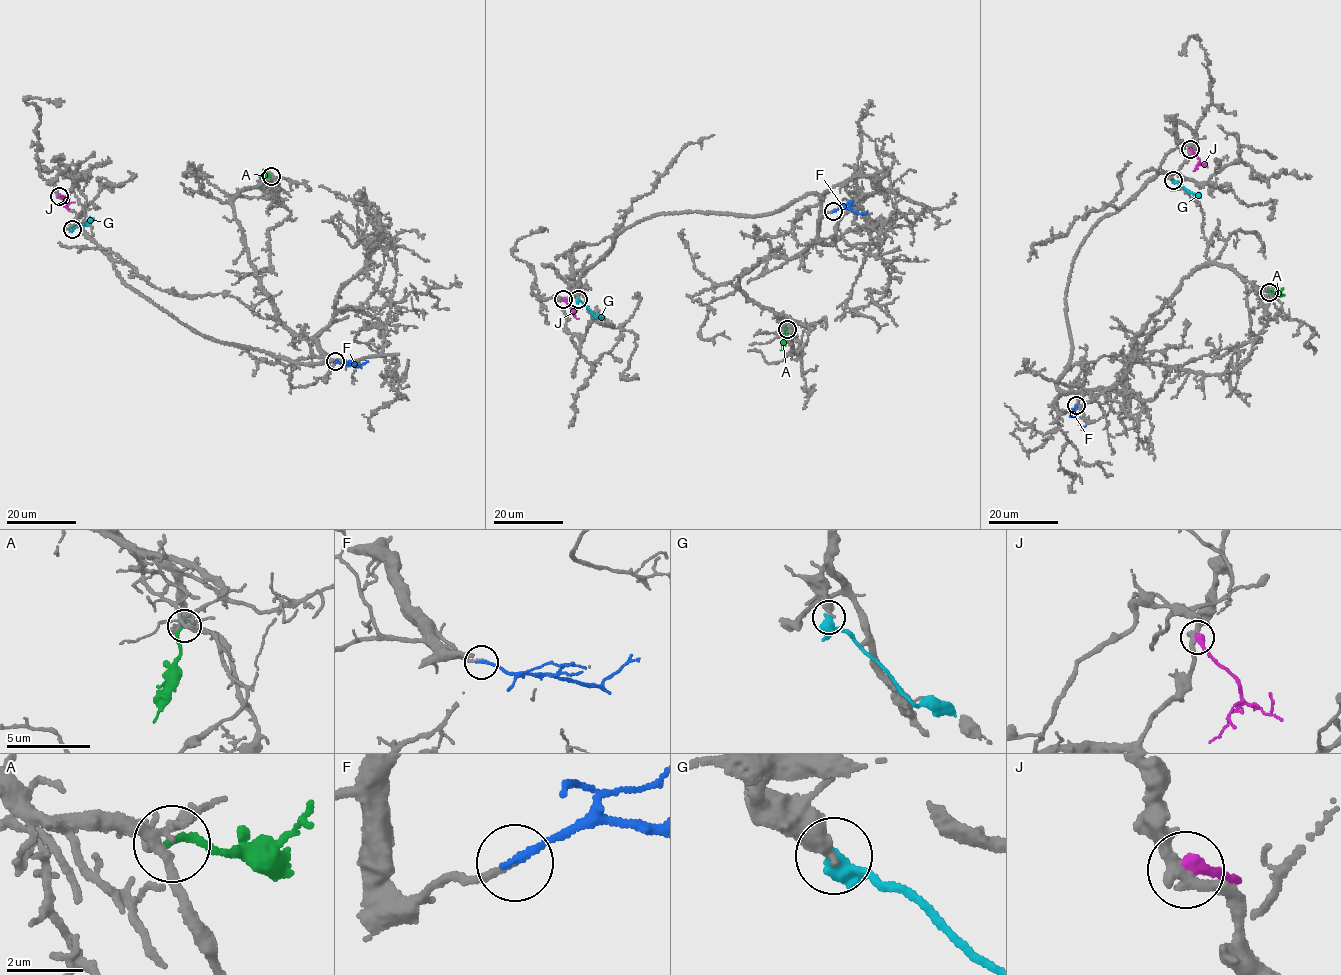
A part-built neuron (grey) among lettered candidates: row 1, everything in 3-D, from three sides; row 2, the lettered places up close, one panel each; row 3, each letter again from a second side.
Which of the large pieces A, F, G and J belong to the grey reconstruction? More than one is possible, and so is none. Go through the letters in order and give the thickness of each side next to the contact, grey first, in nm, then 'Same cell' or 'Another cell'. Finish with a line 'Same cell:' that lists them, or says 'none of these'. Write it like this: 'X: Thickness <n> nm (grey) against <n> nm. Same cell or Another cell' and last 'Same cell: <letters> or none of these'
A: Thickness 240 nm (grey) against 180 nm. Another cell
F: Thickness 160 nm (grey) against 180 nm. Same cell
G: Thickness 440 nm (grey) against 360 nm. Another cell
J: Thickness 340 nm (grey) against 400 nm. Another cell
Same cell: F

